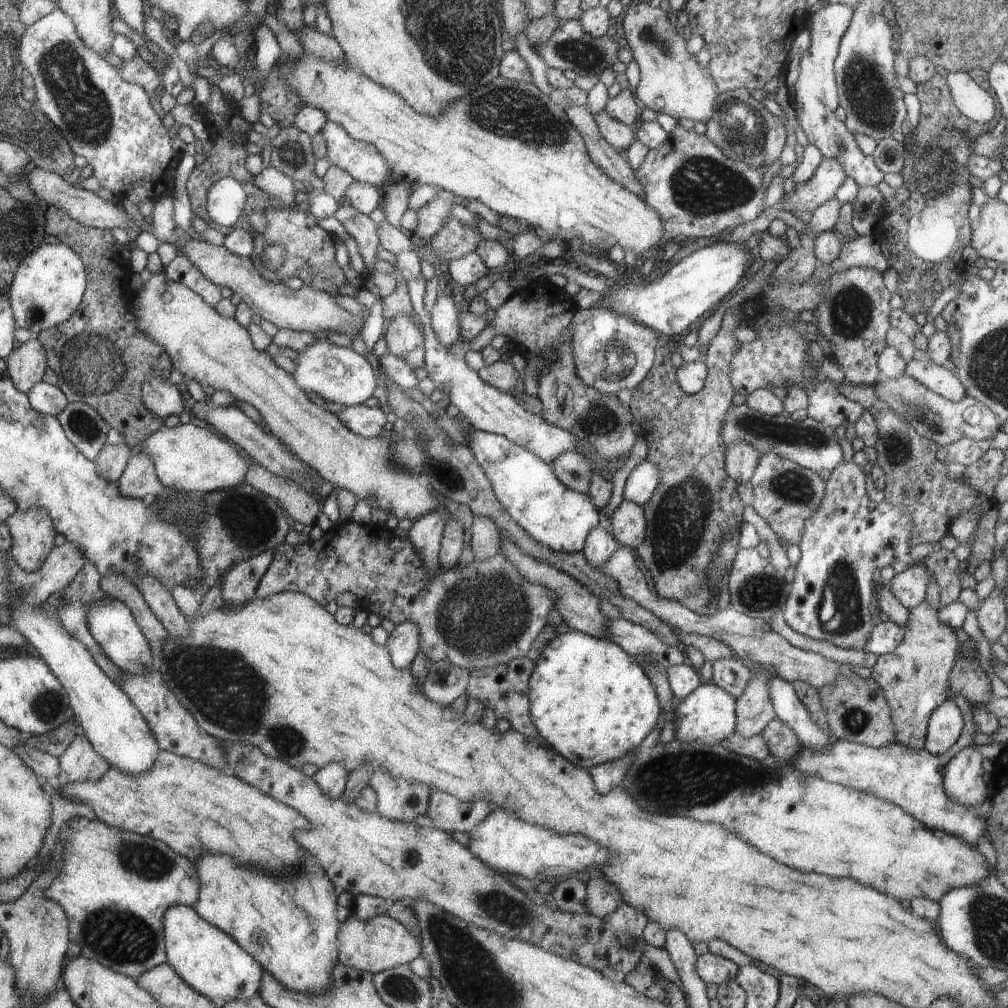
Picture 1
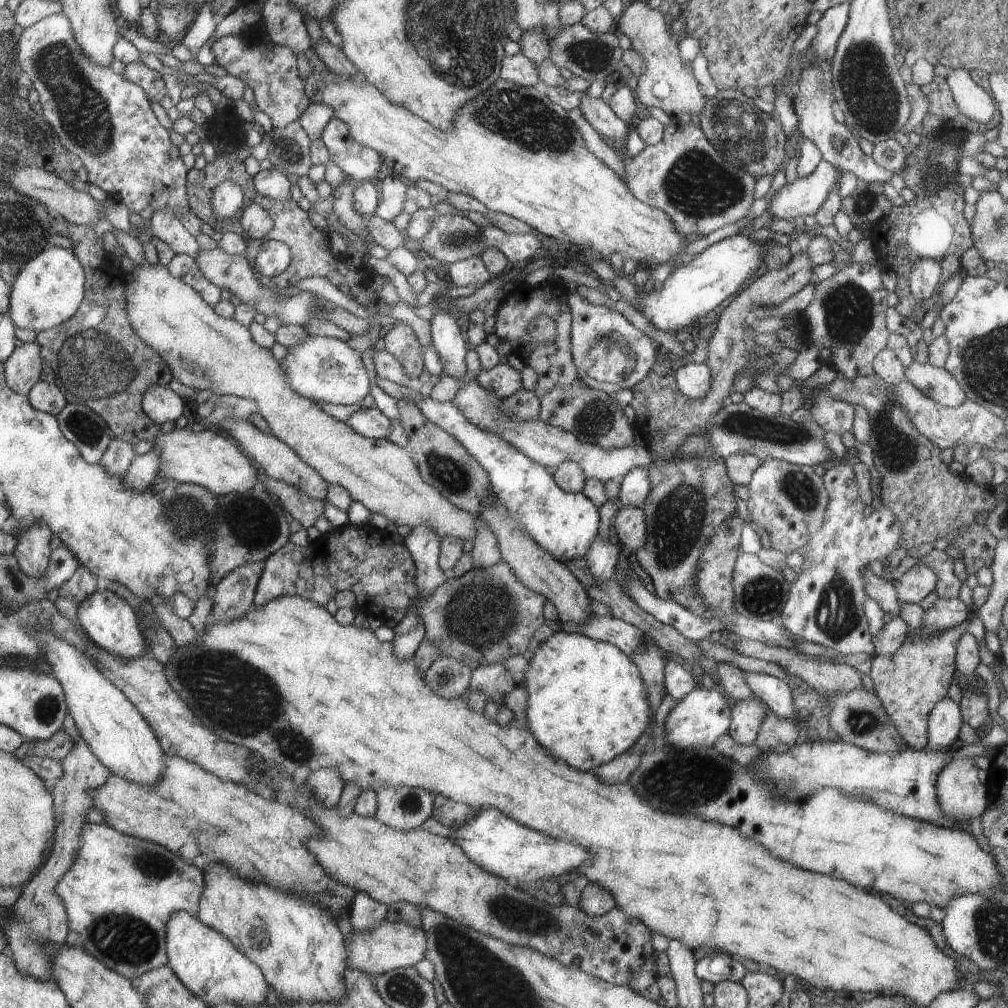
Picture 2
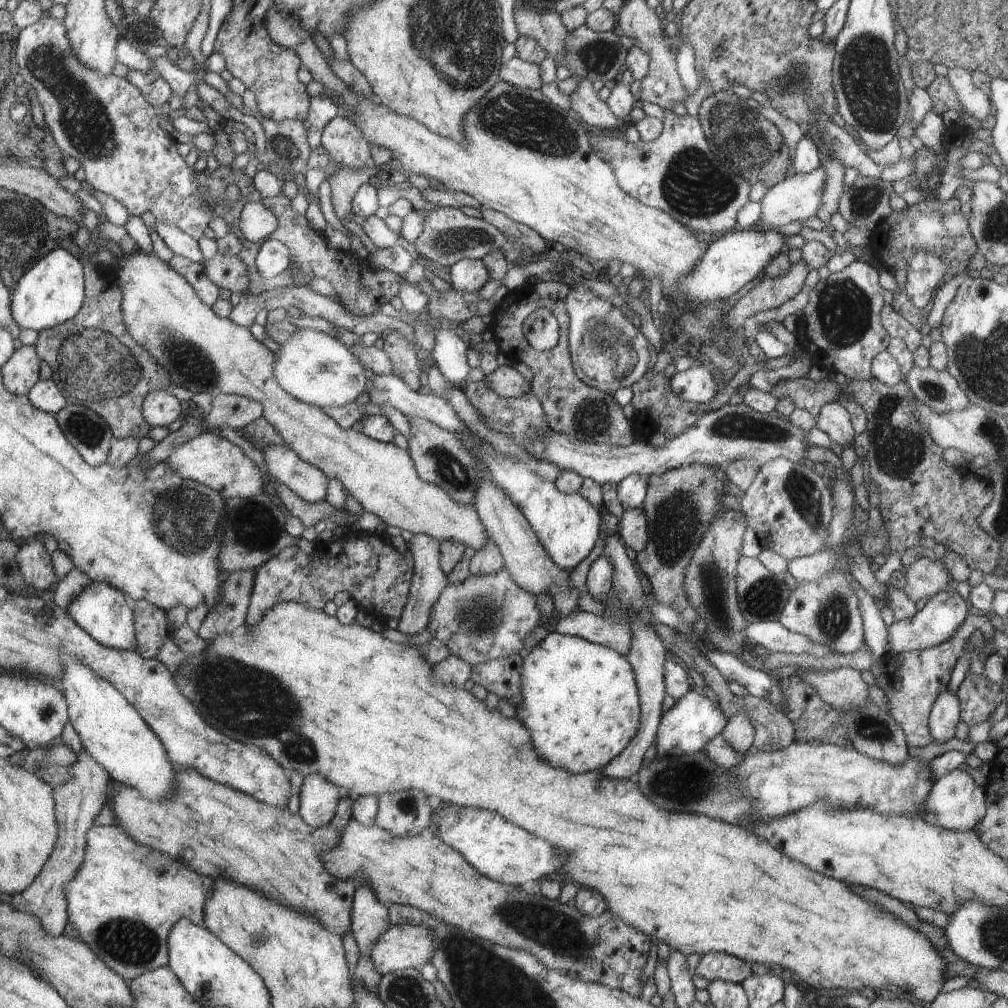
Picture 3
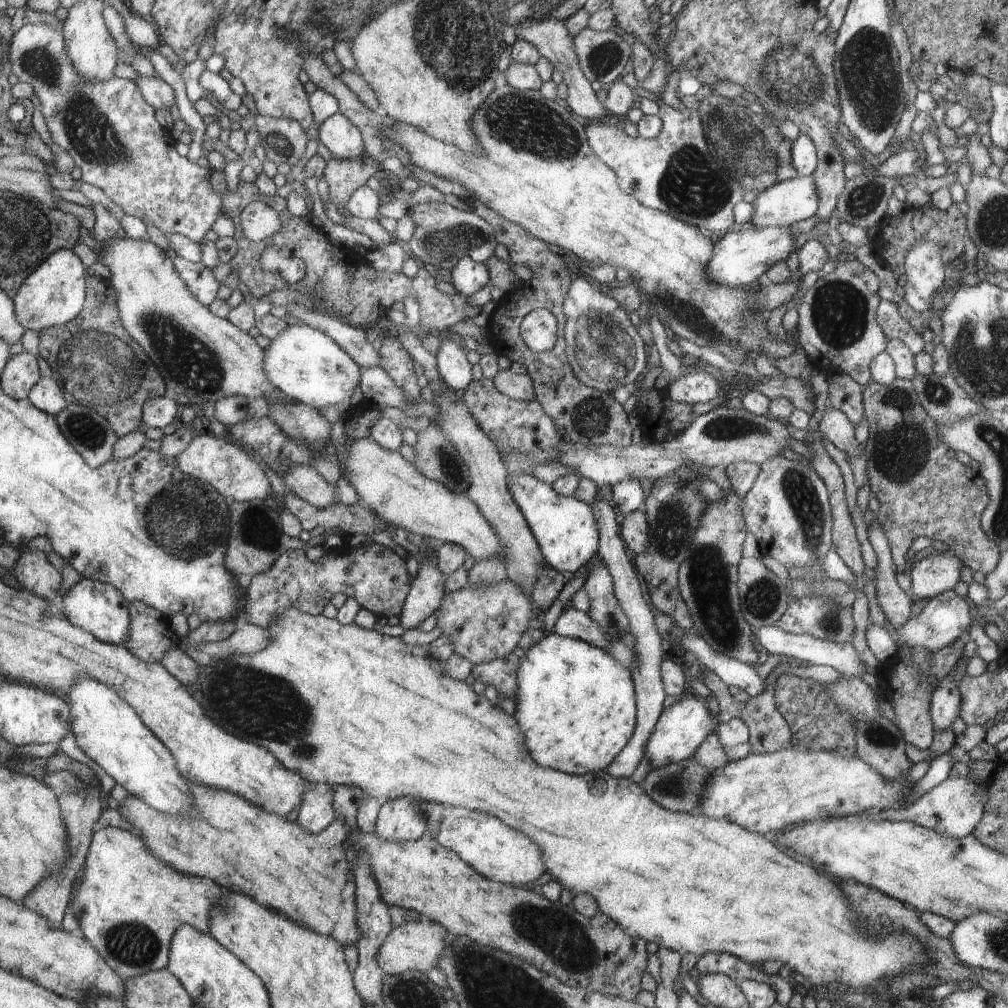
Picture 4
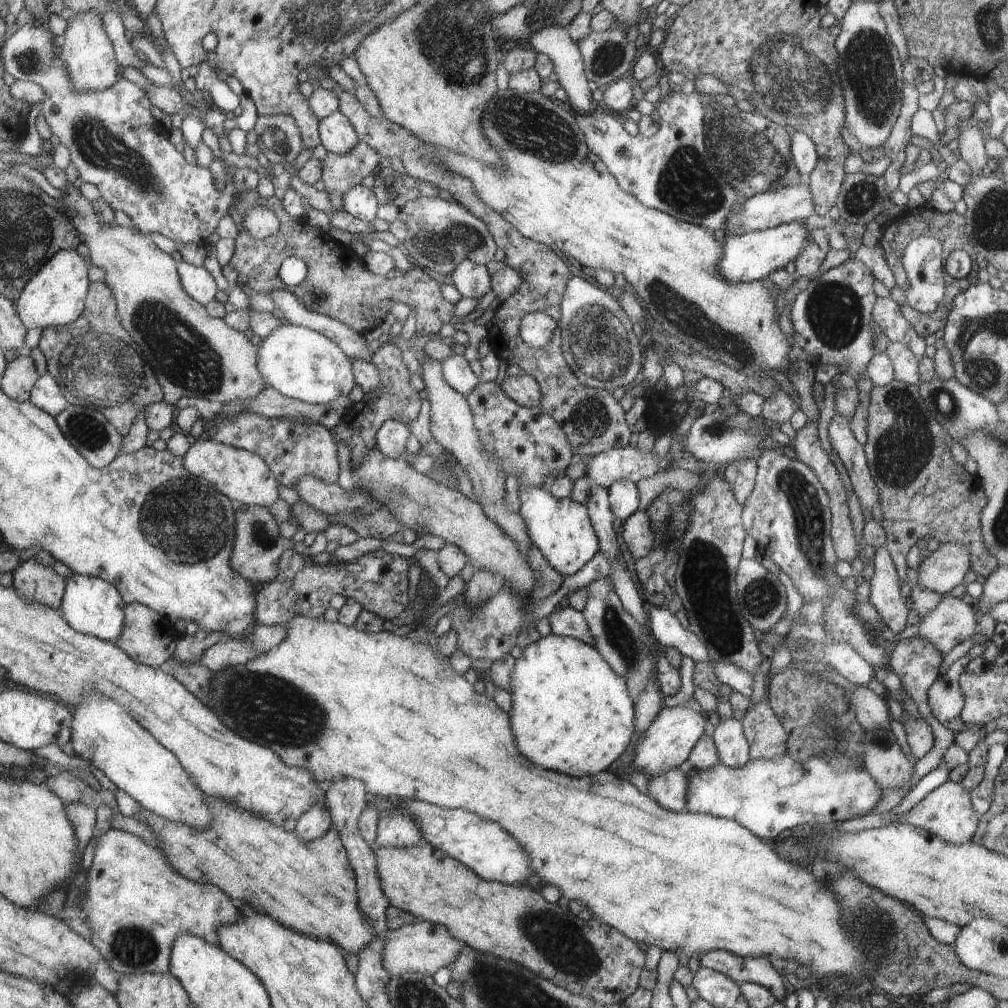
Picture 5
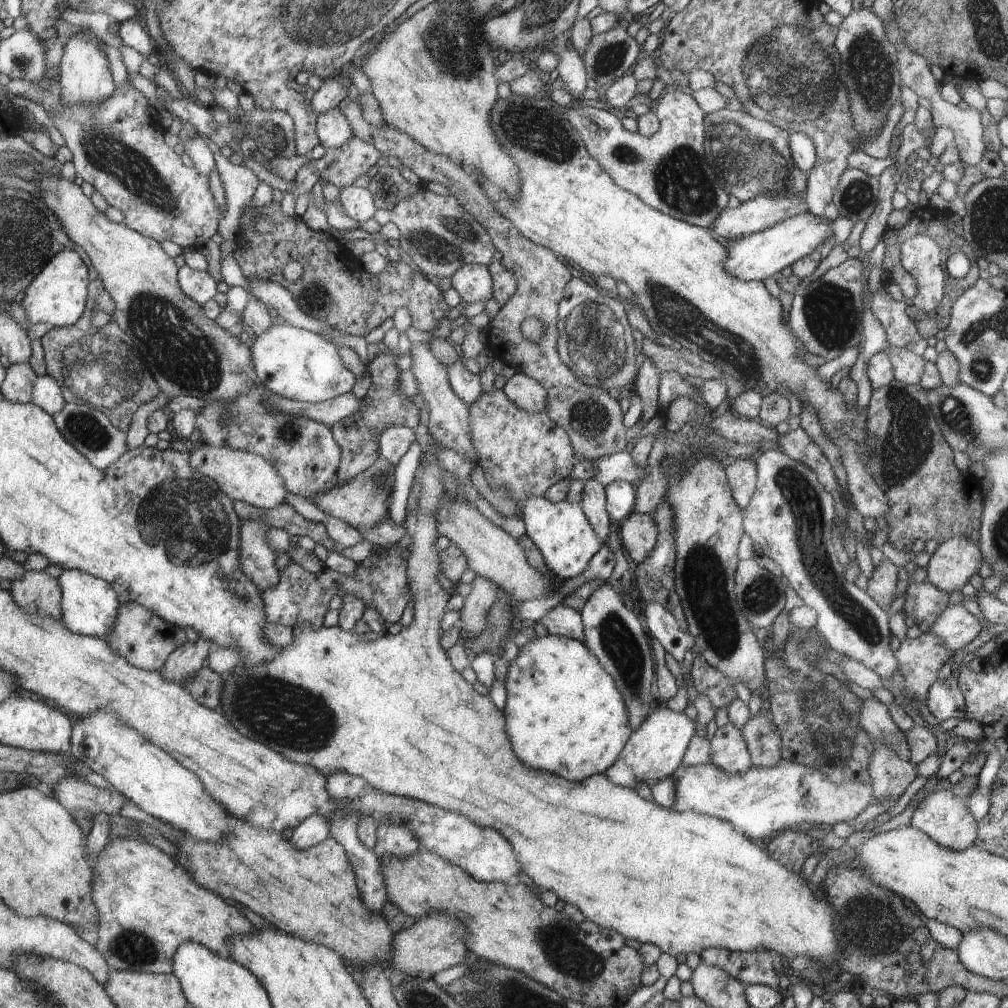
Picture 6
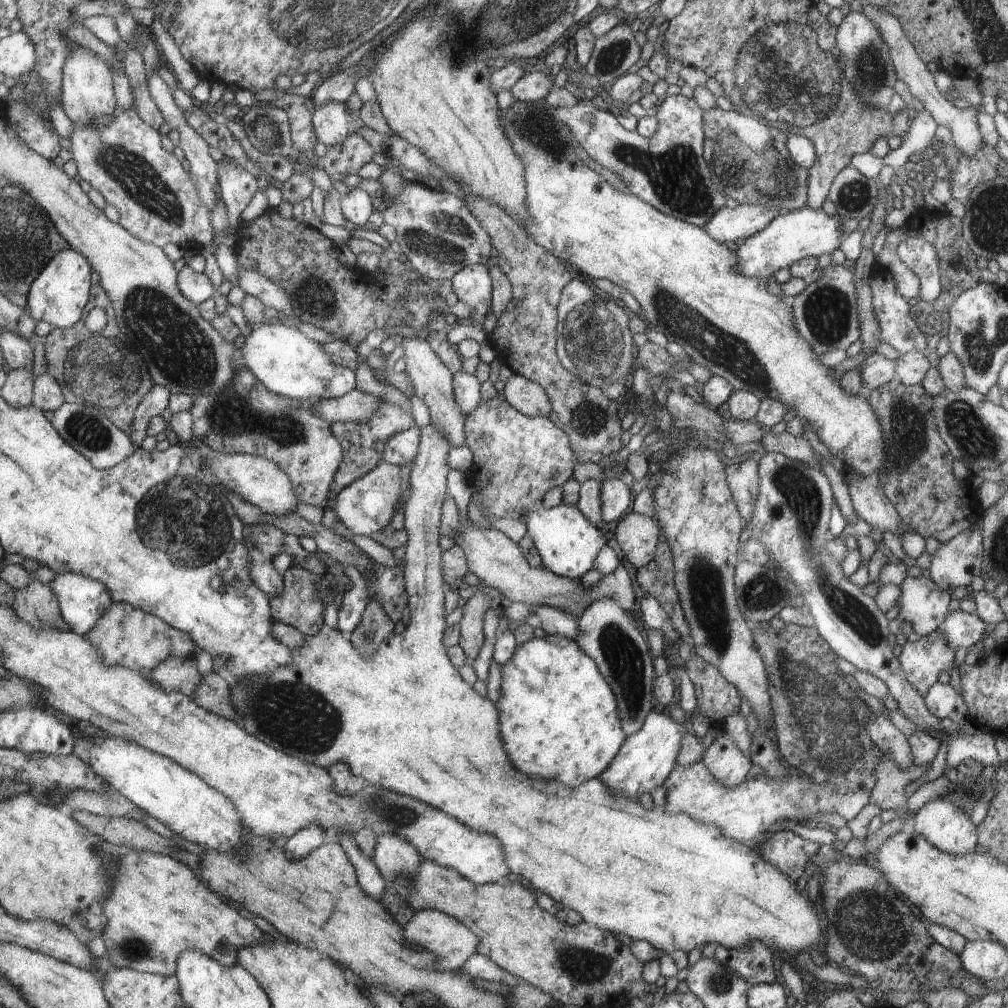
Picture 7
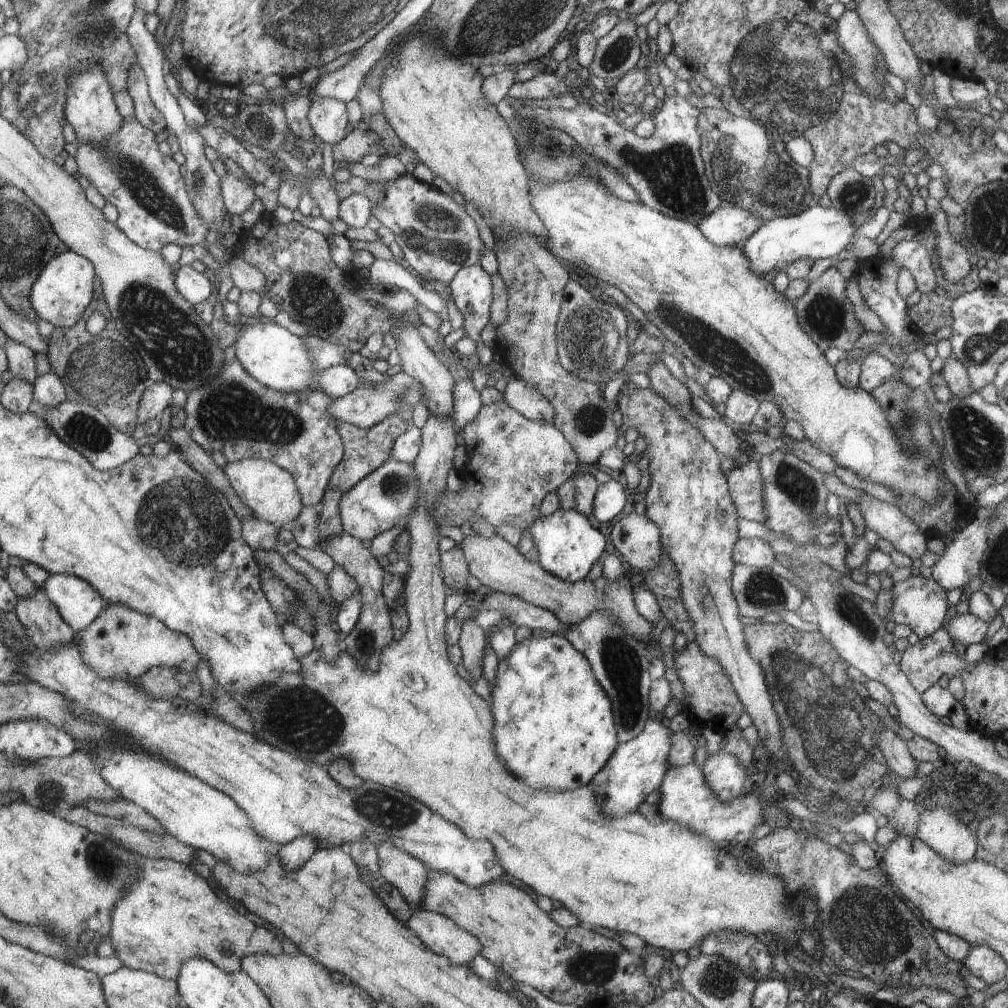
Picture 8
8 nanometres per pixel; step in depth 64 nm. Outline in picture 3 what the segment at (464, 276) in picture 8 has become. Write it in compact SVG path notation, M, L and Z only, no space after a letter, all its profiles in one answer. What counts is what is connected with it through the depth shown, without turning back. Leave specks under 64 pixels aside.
M460 259L449 270L451 285L457 291L478 292L489 279L483 259Z

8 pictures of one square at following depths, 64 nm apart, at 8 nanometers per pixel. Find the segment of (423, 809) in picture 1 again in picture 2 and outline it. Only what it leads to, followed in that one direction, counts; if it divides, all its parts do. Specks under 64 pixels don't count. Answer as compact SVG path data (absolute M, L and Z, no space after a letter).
M378 786L374 792L377 794L374 818L383 825L409 831L433 817L437 796L426 789Z

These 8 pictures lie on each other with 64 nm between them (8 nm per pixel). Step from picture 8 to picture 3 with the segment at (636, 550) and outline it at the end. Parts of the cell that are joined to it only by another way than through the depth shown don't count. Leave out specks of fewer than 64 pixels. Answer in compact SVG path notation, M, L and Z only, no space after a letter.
M642 507L624 511L622 518L618 519L617 534L621 541L640 552L647 545L647 516Z

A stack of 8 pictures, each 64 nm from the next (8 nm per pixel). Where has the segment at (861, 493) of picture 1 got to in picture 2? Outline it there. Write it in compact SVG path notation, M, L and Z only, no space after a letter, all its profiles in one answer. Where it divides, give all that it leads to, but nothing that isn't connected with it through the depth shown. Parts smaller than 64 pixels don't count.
M852 460L845 463L834 463L826 468L823 481L829 494L825 521L820 530L811 537L802 556L806 559L804 571L798 574L794 584L791 584L788 600L782 609L780 622L800 639L834 648L843 655L862 654L866 652L873 656L876 648L873 645L868 630L868 621L864 614L863 604L868 598L863 585L863 570L870 562L887 558L890 553L900 547L898 540L902 534L901 524L897 522L892 511L884 506L874 511L870 516L862 516L864 504L858 498L856 476L852 470Z

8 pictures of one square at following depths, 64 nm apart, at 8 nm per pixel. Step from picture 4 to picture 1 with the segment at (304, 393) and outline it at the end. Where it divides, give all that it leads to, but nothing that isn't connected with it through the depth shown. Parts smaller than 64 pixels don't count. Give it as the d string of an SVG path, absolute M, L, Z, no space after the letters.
M318 339L305 351L294 357L294 372L291 373L296 384L307 393L314 392L330 402L338 402L344 406L362 405L365 400L374 396L380 376L375 364L370 364L364 355L356 353L351 347L331 344L328 339Z

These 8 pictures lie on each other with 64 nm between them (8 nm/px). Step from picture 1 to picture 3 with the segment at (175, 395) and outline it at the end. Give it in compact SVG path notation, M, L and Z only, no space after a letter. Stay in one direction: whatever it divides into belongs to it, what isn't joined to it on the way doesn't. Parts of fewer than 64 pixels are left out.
M152 391L144 400L144 415L150 426L168 426L180 416L182 404L170 392Z

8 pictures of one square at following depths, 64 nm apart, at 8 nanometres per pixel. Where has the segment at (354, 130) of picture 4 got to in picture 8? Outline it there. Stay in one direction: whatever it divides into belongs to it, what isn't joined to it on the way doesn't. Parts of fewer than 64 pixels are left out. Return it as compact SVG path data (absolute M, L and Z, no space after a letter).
M308 93L311 100L309 122L314 135L324 142L334 146L345 140L348 126L348 110L344 101L332 98L320 98Z

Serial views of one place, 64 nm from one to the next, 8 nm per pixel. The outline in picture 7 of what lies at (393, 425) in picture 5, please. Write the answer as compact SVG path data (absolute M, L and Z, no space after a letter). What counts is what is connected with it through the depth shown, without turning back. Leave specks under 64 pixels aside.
M414 425L409 430L392 434L384 446L383 463L402 465L414 461L421 446L421 428Z

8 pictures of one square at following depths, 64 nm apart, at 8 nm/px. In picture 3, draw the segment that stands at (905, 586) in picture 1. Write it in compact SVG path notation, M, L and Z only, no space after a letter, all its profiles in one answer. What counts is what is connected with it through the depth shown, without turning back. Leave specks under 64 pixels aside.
M920 557L906 568L907 583L903 591L918 605L944 591L953 581L940 559Z

